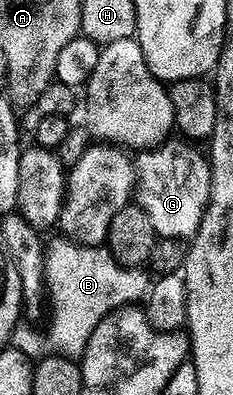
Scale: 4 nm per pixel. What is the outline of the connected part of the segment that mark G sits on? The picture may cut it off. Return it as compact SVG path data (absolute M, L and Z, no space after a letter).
M166 139L136 154L135 201L147 211L147 219L151 219L158 238L192 239L209 206L213 180L206 154L188 140L173 140Z

